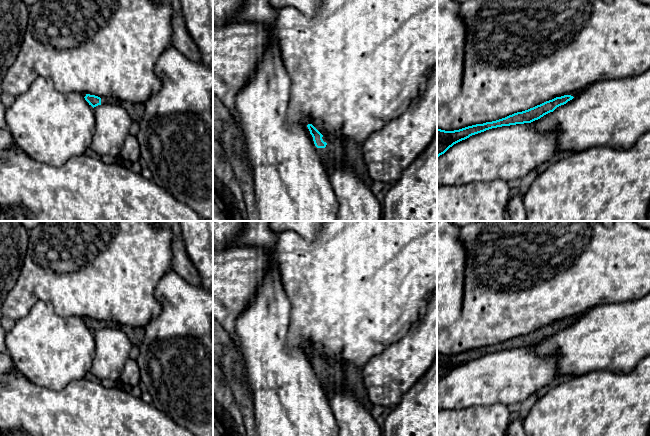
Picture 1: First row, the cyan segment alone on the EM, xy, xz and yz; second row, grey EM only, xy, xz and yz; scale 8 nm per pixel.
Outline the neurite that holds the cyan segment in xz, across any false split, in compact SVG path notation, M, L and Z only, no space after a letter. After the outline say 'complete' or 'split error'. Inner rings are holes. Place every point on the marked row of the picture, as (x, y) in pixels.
M308 124L305 128L323 165L327 169L346 160L343 138L322 135L312 124Z | split error

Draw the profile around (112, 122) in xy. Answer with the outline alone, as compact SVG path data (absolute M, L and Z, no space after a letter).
M120 102L101 104L94 107L95 130L90 148L100 157L109 155L119 159L120 150L129 135L132 119L129 113L121 106Z

